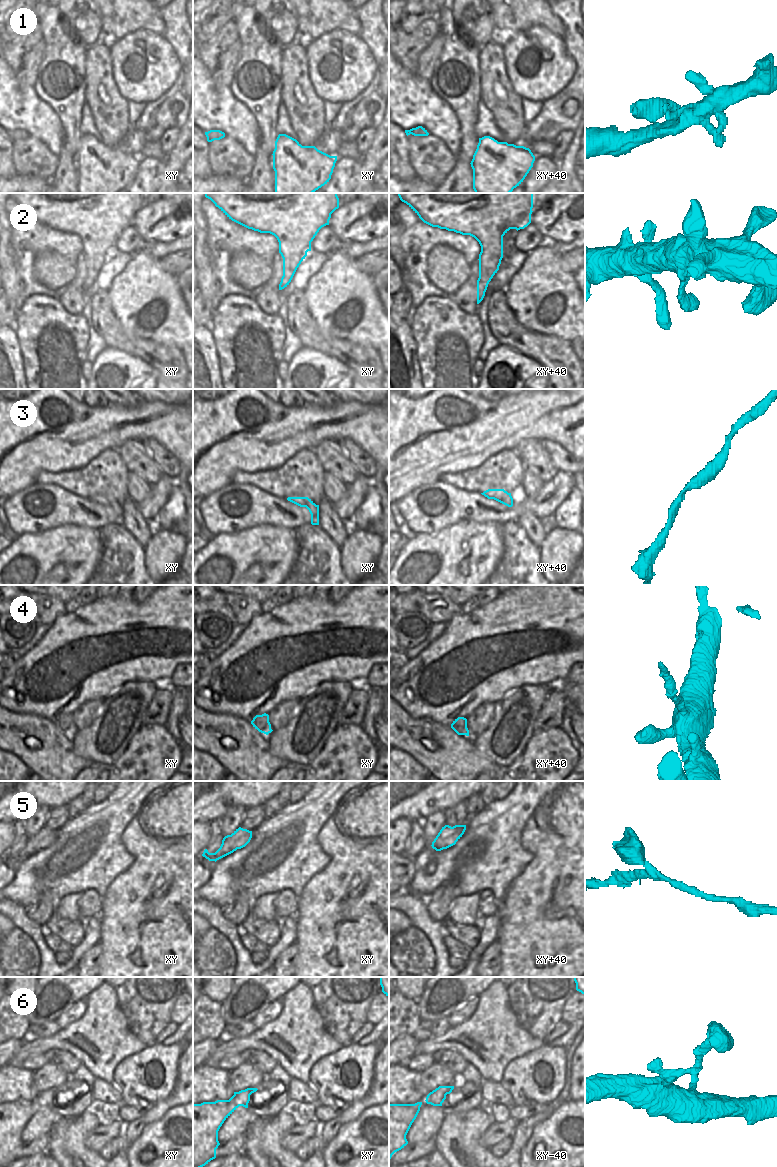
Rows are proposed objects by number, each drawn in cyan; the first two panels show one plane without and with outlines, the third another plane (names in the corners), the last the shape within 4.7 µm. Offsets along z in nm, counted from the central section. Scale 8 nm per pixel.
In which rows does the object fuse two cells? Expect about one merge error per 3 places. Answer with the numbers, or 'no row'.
4

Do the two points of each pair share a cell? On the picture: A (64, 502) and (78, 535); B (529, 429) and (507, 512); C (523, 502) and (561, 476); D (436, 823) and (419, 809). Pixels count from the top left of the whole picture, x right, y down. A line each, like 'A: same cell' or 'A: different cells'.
A: different cells
B: different cells
C: same cell
D: different cells

